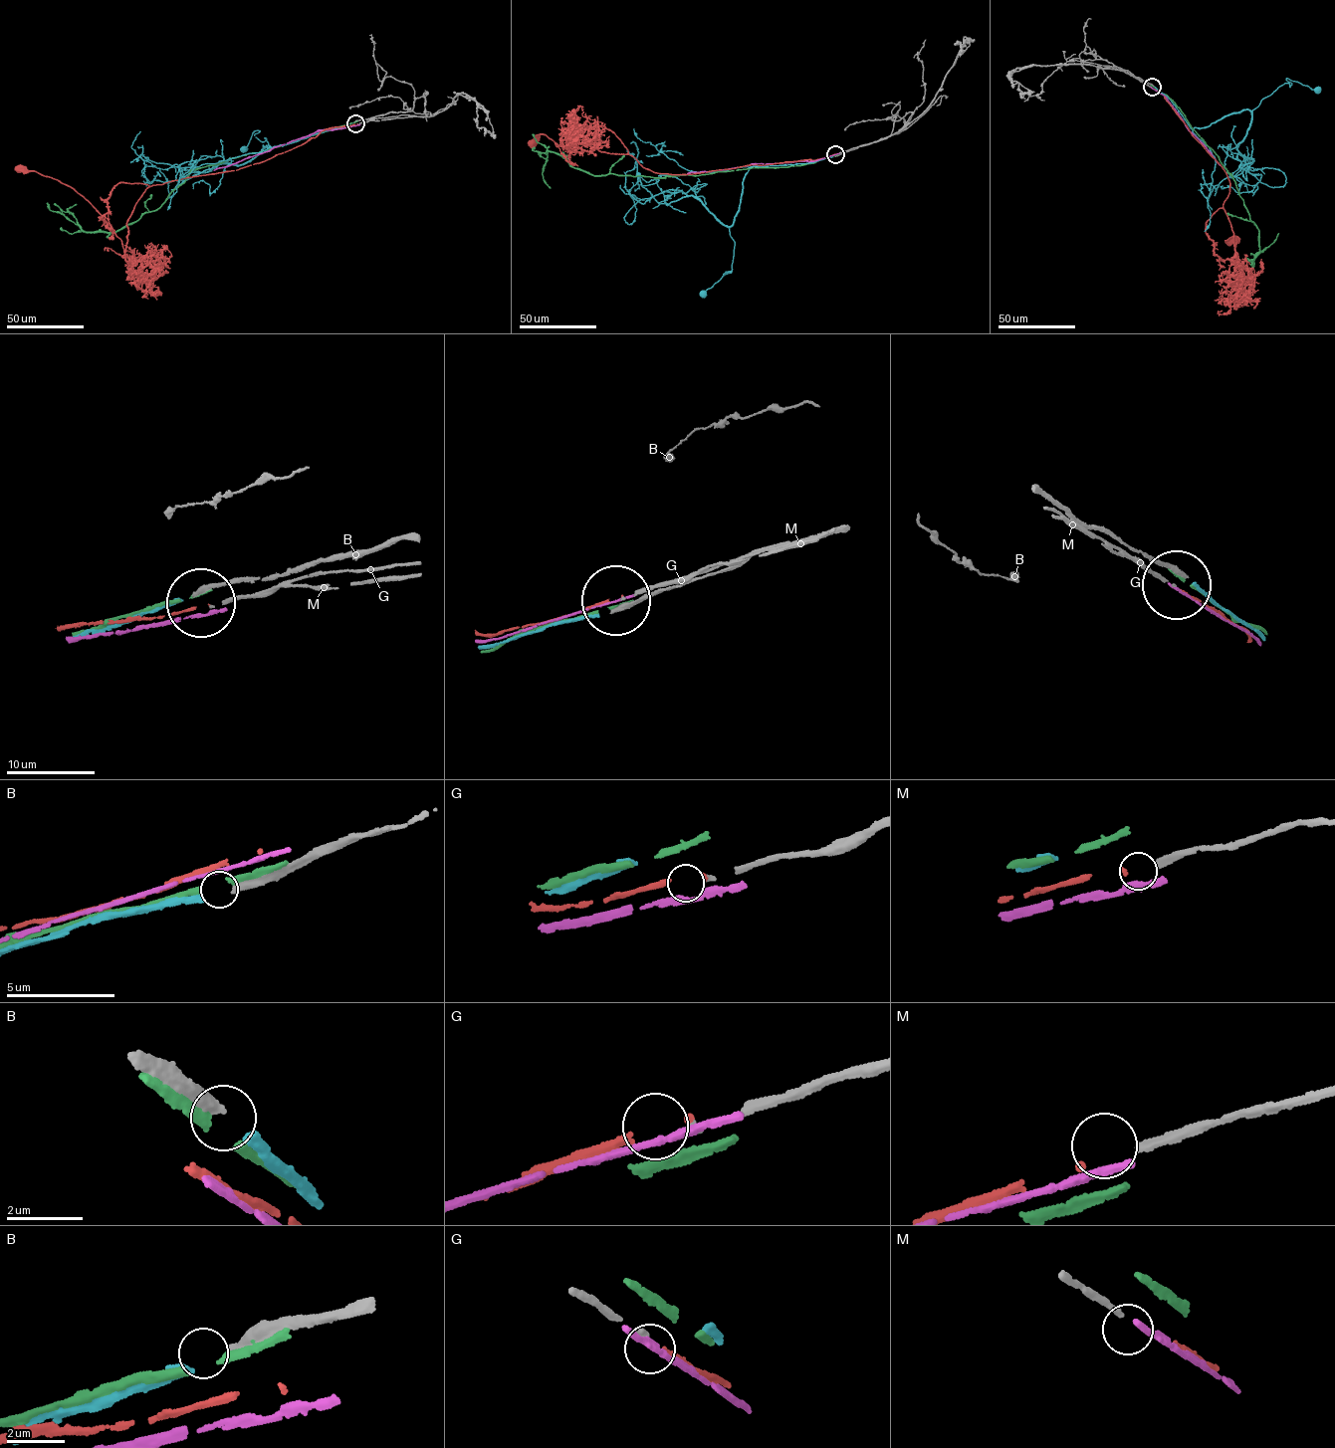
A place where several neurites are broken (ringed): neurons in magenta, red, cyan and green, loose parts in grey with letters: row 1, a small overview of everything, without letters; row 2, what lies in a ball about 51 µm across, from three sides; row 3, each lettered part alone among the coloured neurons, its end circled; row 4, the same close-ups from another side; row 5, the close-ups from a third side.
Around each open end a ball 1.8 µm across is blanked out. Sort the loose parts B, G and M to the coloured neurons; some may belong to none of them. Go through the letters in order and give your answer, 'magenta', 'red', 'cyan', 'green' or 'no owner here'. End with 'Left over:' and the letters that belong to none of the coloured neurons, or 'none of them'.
B: cyan
G: no owner here
M: red
Left over: G

